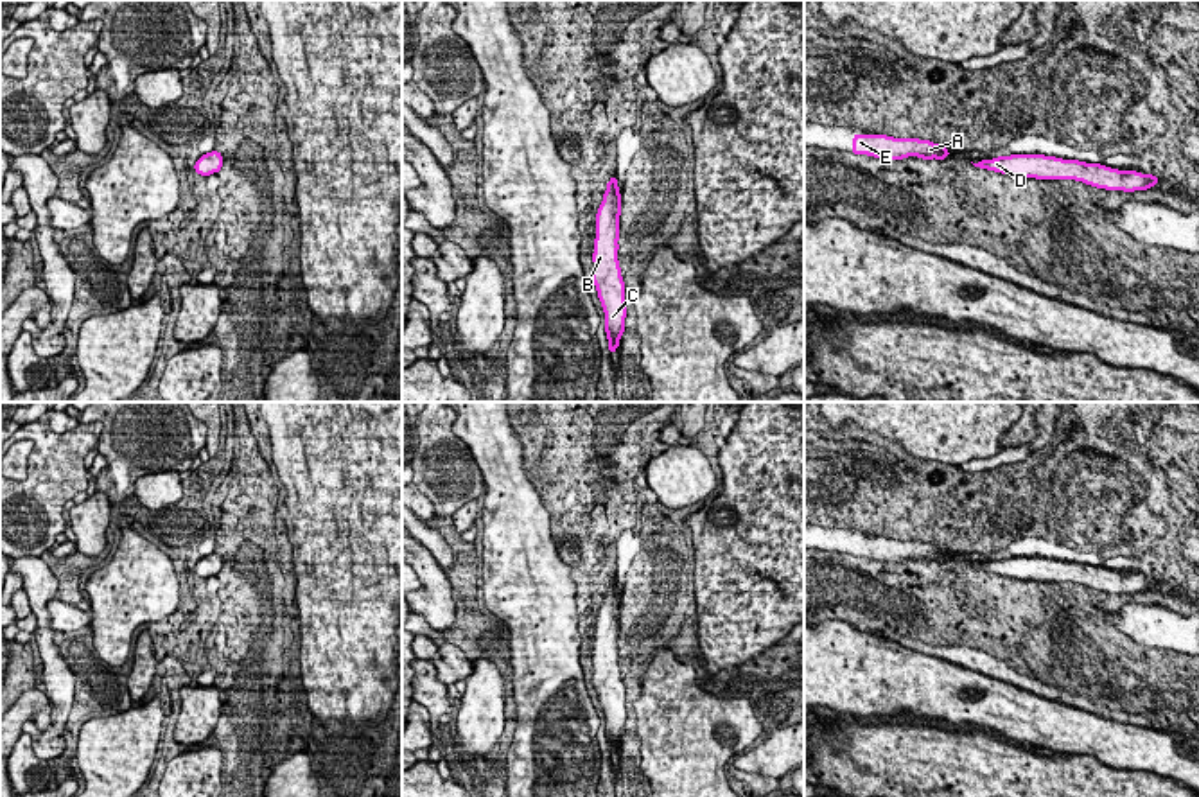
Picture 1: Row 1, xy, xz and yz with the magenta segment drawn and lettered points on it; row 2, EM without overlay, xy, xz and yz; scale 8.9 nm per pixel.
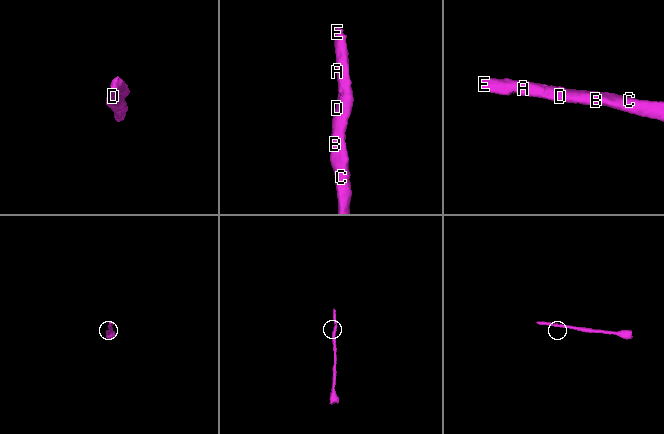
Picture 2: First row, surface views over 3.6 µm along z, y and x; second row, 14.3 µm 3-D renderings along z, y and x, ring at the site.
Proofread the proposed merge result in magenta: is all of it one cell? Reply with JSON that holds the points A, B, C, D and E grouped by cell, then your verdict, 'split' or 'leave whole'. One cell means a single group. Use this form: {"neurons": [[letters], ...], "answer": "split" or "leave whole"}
{"neurons": [["A", "B", "C", "D", "E"]], "answer": "leave whole"}

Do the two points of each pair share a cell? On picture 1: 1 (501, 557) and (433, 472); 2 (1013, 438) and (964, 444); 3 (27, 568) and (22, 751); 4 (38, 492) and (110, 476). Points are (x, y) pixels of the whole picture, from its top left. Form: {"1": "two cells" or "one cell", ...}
{"1": "two cells", "2": "two cells", "3": "two cells", "4": "two cells"}

